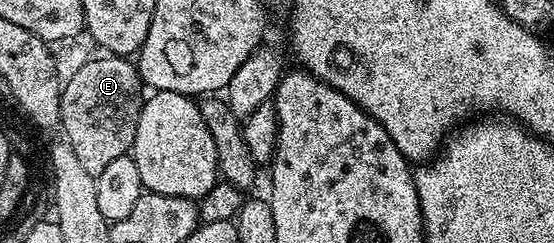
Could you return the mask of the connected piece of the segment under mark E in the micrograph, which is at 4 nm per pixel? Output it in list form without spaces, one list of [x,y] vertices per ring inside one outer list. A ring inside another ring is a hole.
[[[100,54],[93,62],[81,66],[77,74],[66,77],[59,93],[58,127],[63,128],[64,134],[67,135],[64,136],[65,143],[72,148],[84,170],[91,176],[100,176],[109,162],[128,155],[134,149],[139,112],[143,109],[144,99],[145,85],[139,79],[139,69],[126,56]]]

